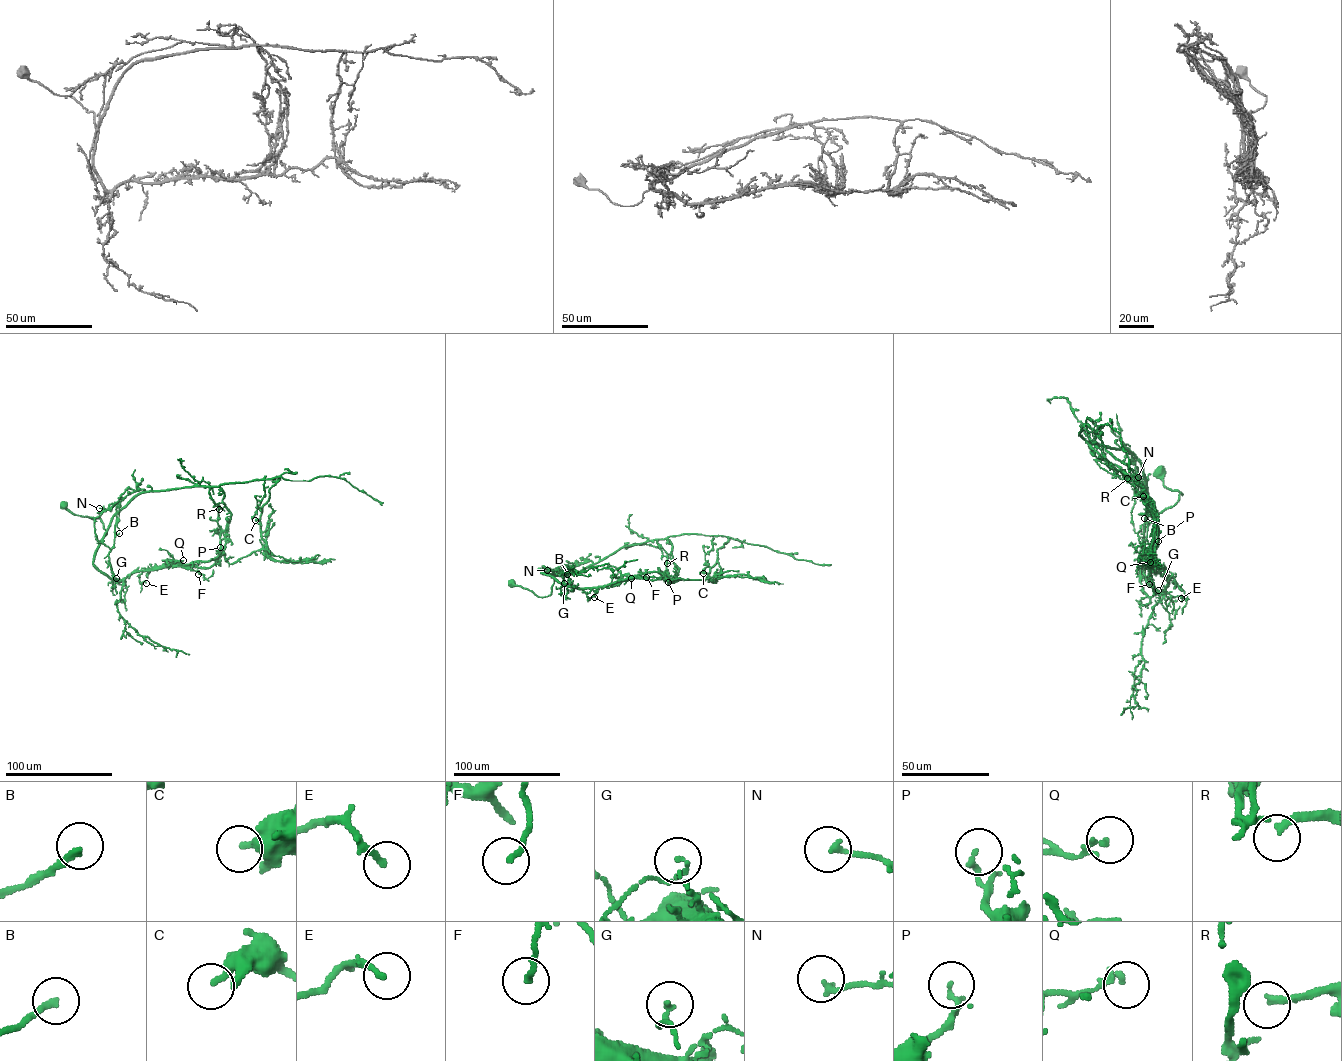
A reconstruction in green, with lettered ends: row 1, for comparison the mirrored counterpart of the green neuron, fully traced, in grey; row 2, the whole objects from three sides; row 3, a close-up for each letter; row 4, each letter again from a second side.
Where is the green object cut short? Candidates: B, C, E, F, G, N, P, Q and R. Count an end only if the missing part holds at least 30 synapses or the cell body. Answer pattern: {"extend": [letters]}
{"extend": ["R"]}

